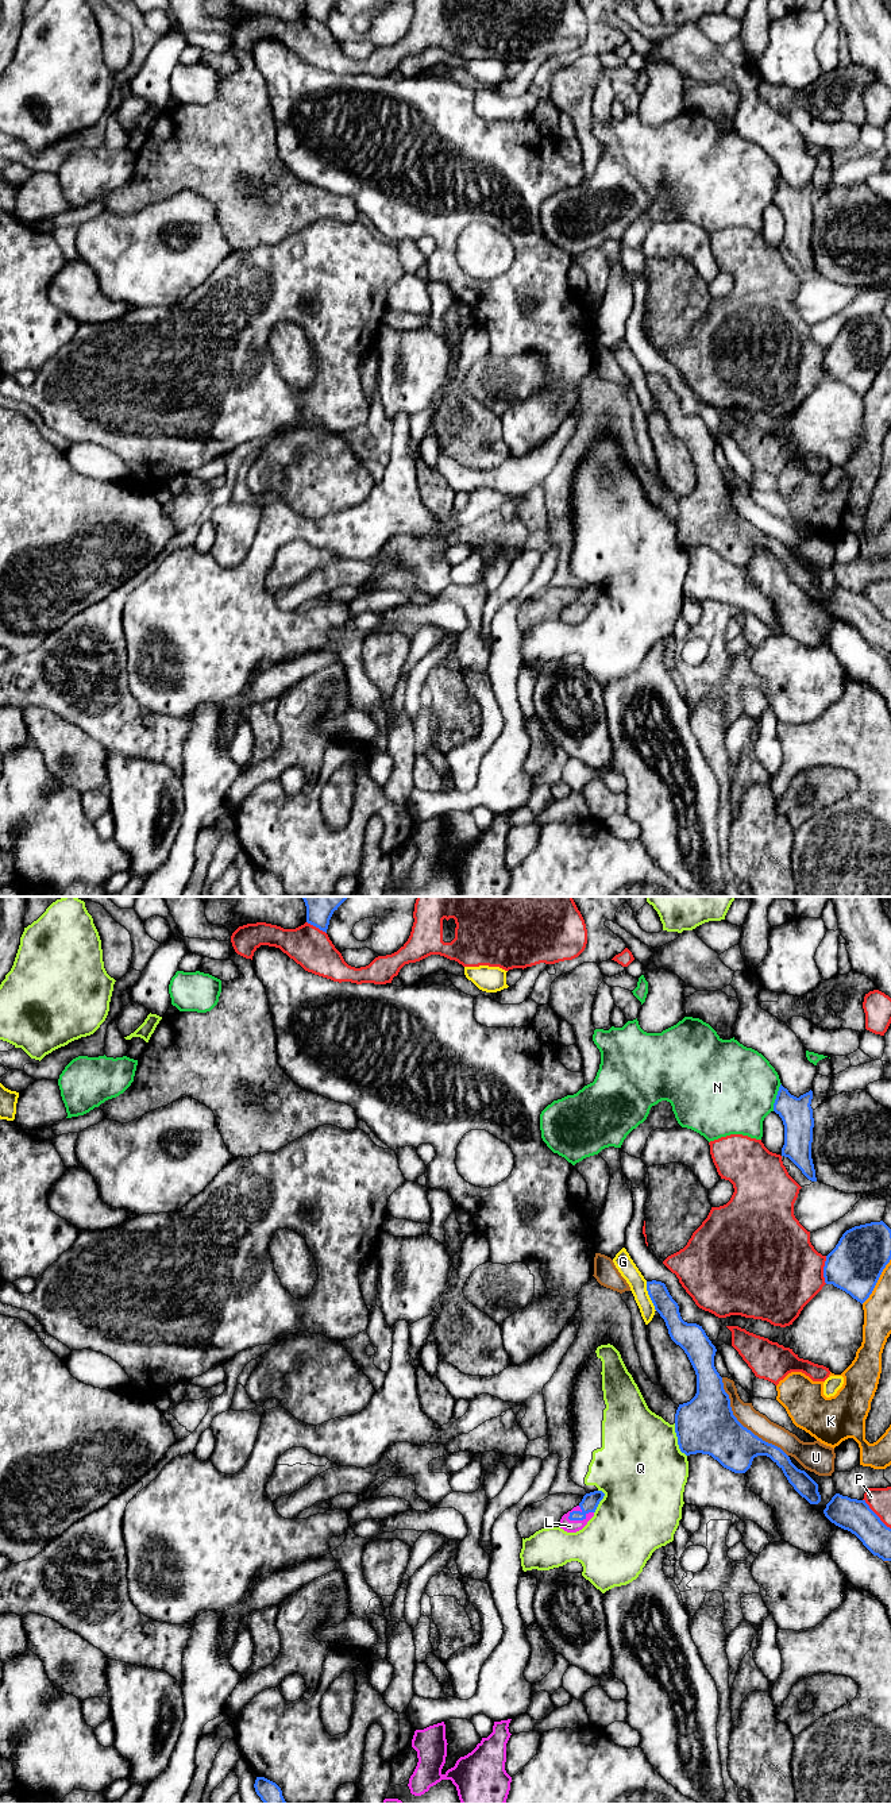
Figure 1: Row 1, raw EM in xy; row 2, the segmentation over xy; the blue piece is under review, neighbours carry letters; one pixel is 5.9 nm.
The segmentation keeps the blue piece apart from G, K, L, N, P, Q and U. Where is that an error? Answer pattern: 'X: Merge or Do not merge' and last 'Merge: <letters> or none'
G: Do not merge
K: Do not merge
L: Merge
N: Do not merge
P: Do not merge
Q: Do not merge
U: Do not merge
Merge: L

